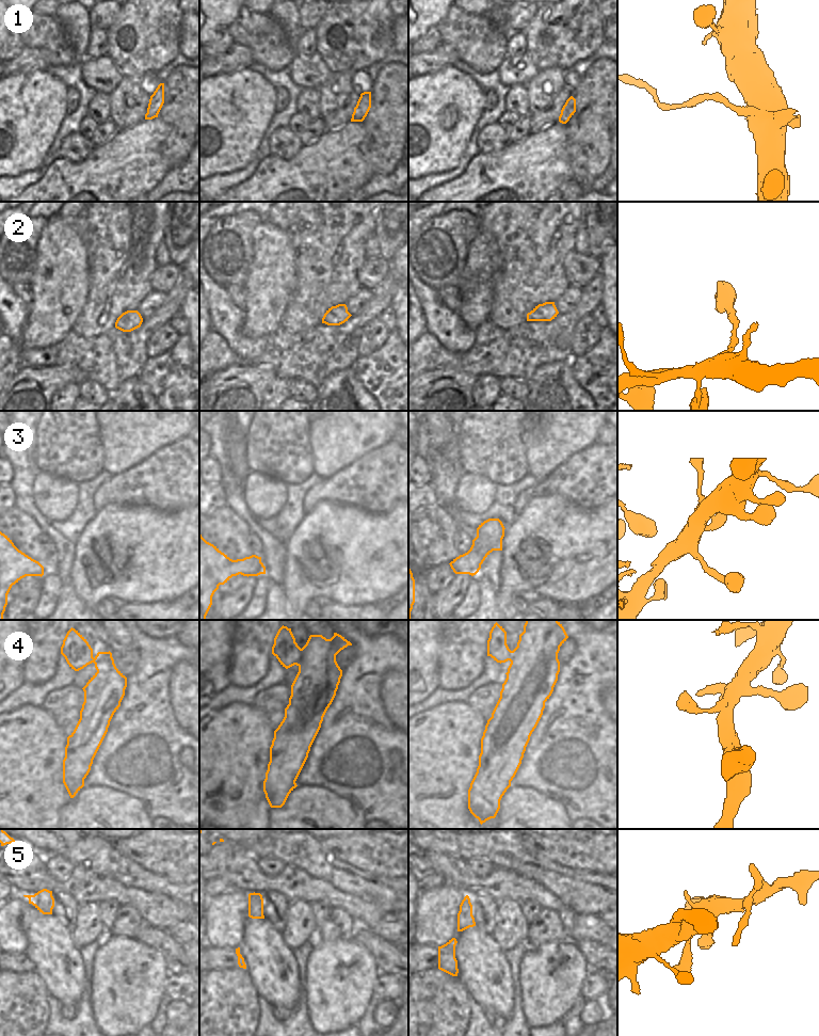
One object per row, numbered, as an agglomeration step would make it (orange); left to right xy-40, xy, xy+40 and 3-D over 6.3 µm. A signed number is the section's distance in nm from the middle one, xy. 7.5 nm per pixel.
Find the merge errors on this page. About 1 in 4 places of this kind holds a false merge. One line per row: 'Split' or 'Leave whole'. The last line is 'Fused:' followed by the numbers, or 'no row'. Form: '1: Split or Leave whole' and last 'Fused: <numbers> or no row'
1: Split
2: Leave whole
3: Leave whole
4: Leave whole
5: Leave whole
Fused: 1.

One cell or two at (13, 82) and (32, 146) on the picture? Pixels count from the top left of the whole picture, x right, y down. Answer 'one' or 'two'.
one

